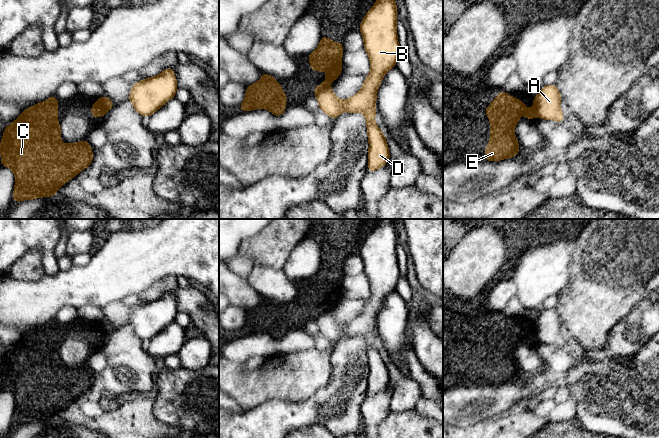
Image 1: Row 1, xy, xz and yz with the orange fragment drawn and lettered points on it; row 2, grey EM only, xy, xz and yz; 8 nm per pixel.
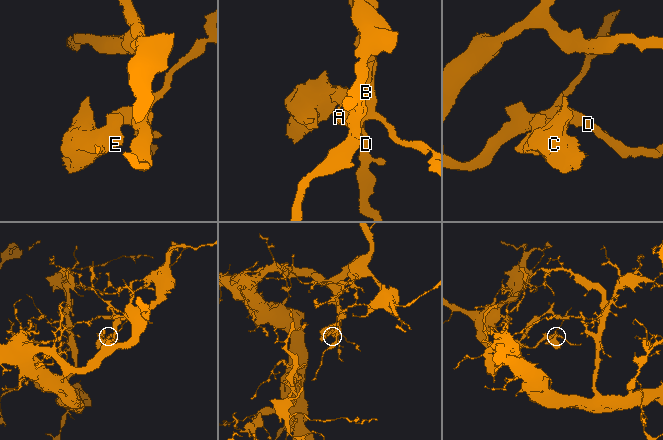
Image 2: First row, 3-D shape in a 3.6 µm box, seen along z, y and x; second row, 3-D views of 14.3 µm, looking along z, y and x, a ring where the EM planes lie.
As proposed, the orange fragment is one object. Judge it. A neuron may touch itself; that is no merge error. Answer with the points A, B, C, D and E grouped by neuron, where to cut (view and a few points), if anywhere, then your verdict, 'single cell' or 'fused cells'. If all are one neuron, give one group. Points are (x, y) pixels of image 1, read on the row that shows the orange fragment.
groups A B D / C E; cut yz (534, 105), (536, 115); fused cells

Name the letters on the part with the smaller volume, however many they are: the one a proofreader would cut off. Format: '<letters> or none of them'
C, E

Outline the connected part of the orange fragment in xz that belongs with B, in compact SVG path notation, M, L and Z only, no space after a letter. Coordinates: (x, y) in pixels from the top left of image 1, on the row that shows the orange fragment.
M377 0L364 16L360 32L364 49L370 59L370 74L365 78L361 90L351 98L340 100L331 90L317 85L313 90L319 108L332 119L342 112L361 112L366 118L369 140L368 171L383 167L390 154L381 129L375 124L377 90L384 75L396 67L400 46L397 37L397 8L395 0Z

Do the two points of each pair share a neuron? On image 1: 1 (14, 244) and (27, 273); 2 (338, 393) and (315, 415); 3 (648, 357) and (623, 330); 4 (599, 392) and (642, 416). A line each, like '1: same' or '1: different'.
1: different
2: same
3: different
4: same

